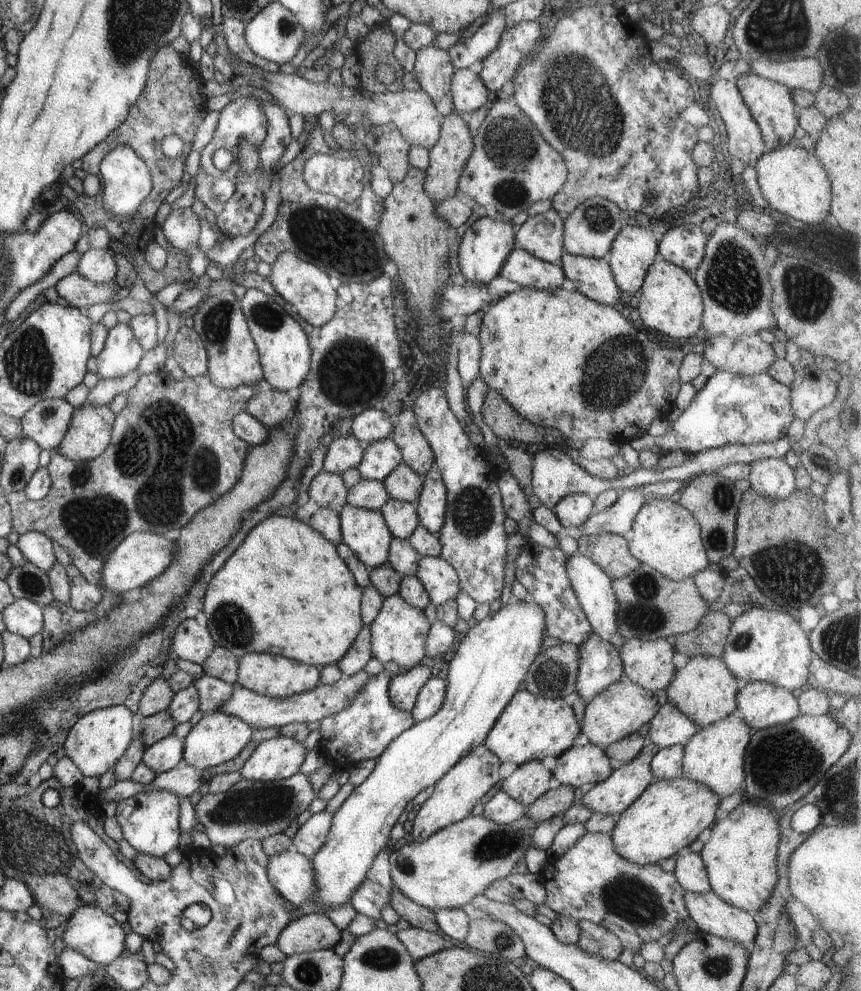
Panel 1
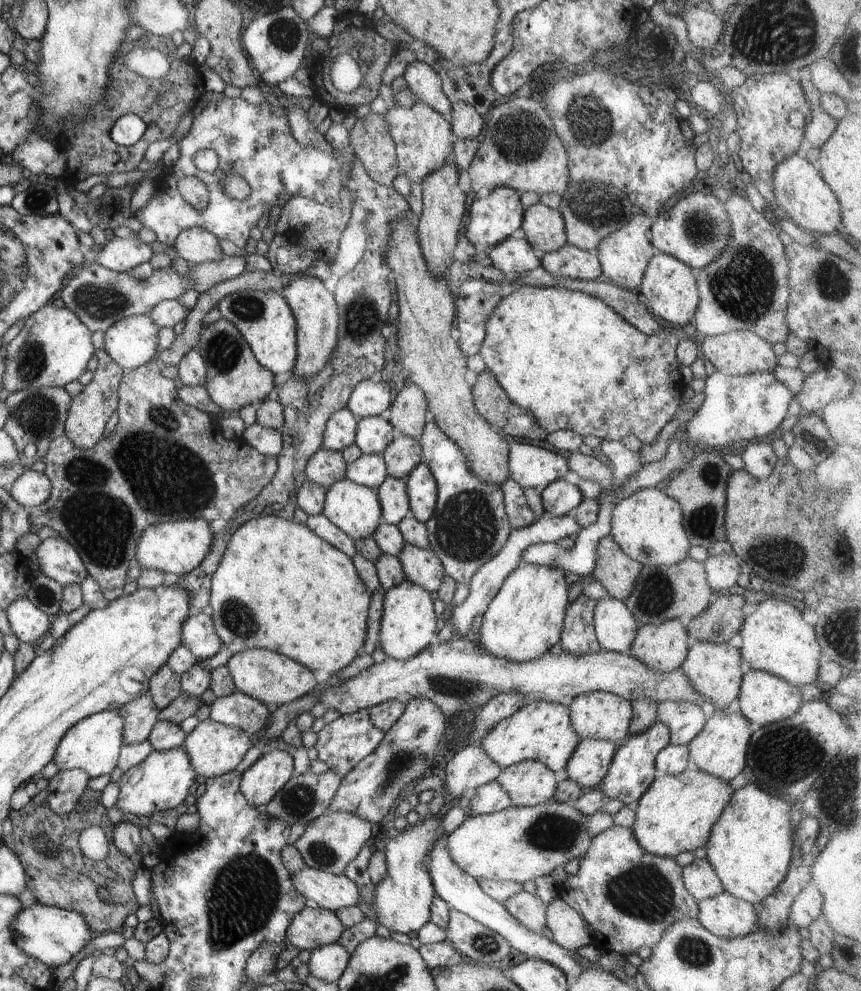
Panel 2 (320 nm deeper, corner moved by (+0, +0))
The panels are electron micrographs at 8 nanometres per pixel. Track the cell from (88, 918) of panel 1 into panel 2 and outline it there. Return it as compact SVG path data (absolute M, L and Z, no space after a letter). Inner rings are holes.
M38 902L29 908L23 908L17 919L12 921L12 927L15 943L20 950L49 967L62 966L72 961L72 958L81 956L84 946L96 935L80 913Z

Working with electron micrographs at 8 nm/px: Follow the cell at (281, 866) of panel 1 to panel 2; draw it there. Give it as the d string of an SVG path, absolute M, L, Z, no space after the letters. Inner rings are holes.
M306 866L291 877L298 892L308 900L315 900L320 908L336 912L362 904L360 889L345 874L335 875Z

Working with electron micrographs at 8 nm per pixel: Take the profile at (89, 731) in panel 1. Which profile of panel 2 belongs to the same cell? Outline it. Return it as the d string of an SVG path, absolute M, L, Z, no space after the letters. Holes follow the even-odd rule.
M117 710L102 711L73 724L60 739L52 760L58 770L82 769L90 778L110 774L117 766L123 745L123 722Z

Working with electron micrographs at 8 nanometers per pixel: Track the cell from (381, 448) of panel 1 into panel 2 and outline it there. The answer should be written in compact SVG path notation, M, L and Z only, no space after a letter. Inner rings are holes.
M374 415L360 418L355 434L355 443L364 454L381 454L395 439L395 428L385 417Z

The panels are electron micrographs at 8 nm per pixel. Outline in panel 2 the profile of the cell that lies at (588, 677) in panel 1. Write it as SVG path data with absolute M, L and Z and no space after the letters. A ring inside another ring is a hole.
M582 593L567 606L560 642L564 651L587 655L601 650L593 619L597 604L596 599Z

